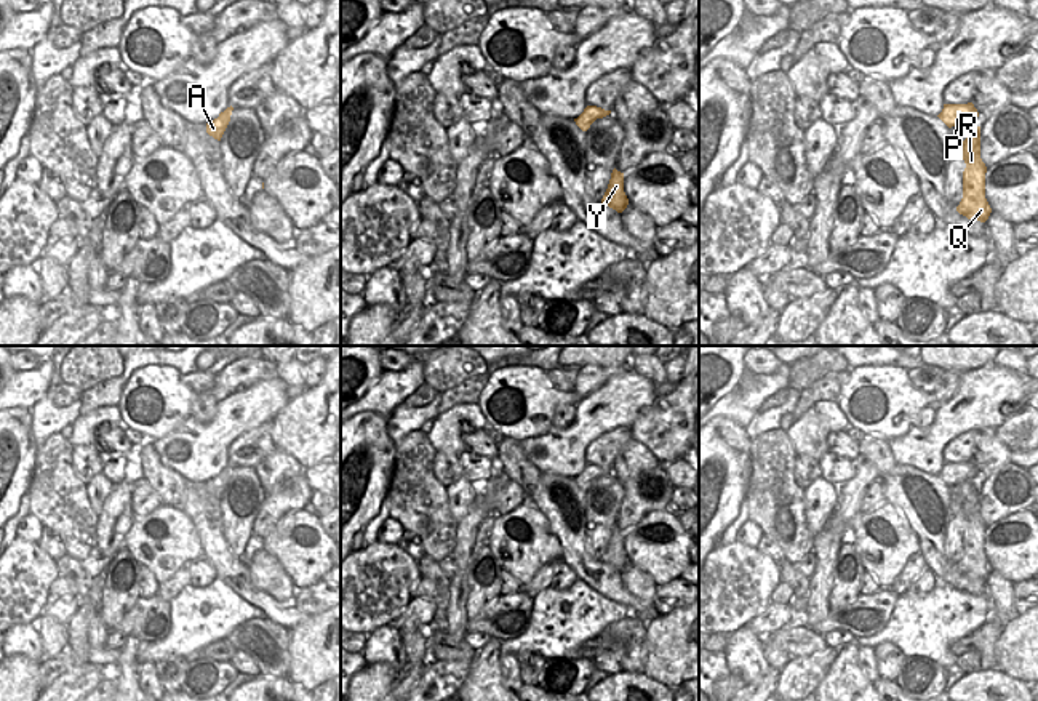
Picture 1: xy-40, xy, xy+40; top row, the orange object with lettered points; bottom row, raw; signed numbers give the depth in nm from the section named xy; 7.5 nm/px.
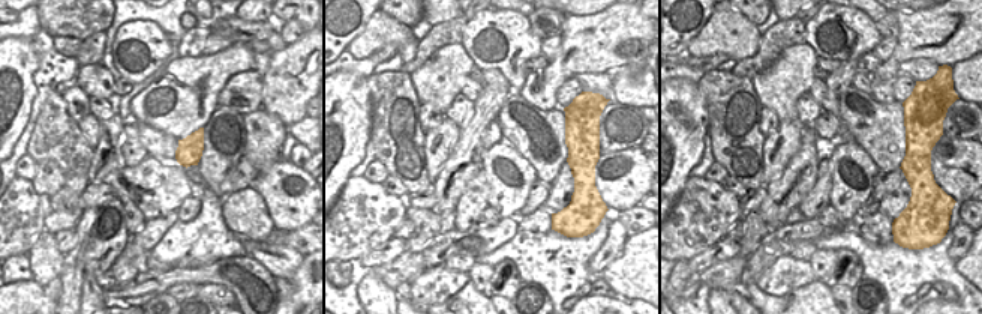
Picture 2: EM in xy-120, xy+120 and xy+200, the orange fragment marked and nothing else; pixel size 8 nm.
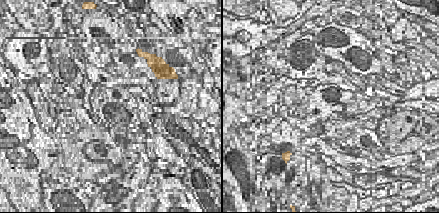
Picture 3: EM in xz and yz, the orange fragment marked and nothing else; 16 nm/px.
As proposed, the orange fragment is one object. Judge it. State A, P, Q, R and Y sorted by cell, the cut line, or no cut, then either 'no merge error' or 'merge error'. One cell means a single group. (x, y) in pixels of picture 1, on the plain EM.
A / P Q R Y | xy (584, 468), (590, 476), (590, 482) | merge error

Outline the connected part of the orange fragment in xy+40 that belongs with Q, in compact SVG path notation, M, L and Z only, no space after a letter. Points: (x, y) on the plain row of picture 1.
M980 485L963 499L963 557L956 570L971 579L985 581L992 567L985 557L985 531L987 525L980 517Z

